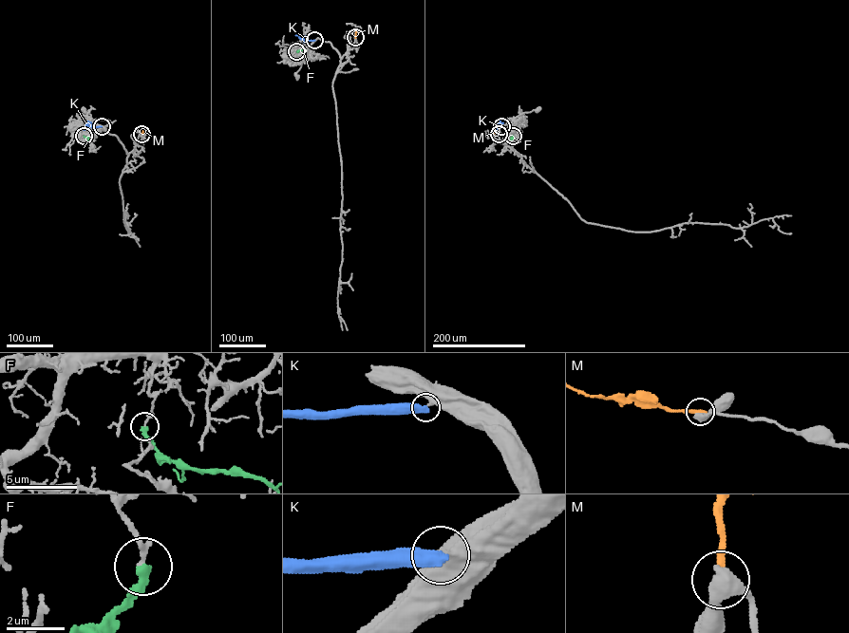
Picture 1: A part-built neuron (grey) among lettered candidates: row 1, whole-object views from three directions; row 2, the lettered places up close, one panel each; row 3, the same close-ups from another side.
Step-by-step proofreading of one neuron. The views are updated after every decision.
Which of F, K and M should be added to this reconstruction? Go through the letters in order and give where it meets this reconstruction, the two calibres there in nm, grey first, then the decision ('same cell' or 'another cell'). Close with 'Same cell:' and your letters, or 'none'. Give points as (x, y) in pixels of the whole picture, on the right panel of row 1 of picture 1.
F: contact (513, 136); calibres 190 and 320 nm; another cell
K: contact (501, 126); calibres 550 and 500 nm; another cell
M: contact (499, 134); calibres 440 and 280 nm; another cell
Same cell: none

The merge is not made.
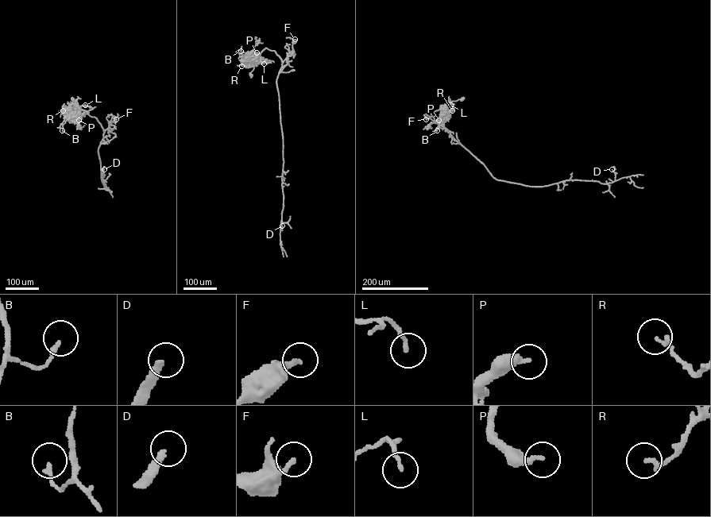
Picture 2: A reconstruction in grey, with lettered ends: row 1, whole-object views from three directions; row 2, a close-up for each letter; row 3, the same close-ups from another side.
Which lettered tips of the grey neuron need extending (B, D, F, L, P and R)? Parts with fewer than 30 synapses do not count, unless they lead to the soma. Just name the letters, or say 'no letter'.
D, P

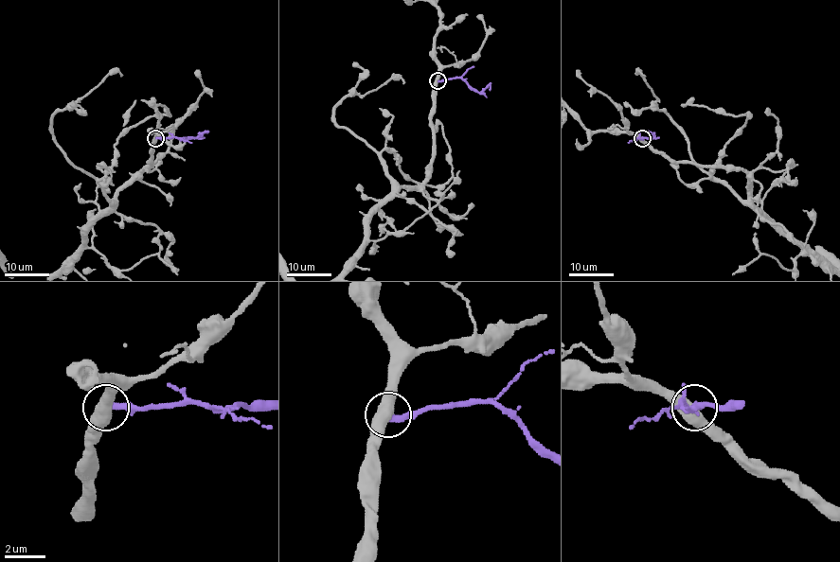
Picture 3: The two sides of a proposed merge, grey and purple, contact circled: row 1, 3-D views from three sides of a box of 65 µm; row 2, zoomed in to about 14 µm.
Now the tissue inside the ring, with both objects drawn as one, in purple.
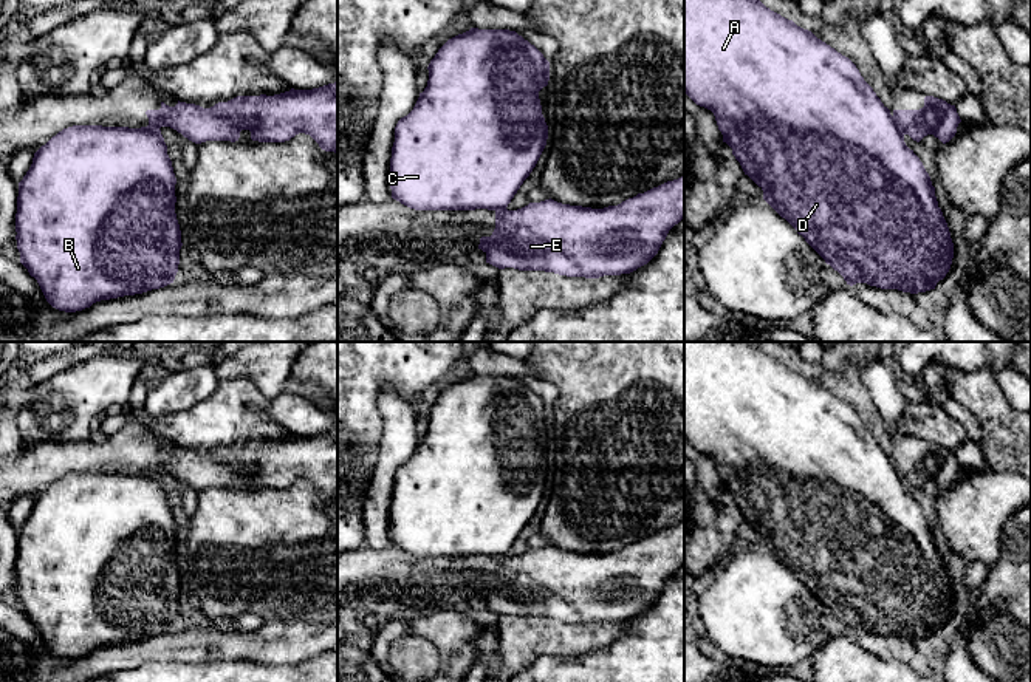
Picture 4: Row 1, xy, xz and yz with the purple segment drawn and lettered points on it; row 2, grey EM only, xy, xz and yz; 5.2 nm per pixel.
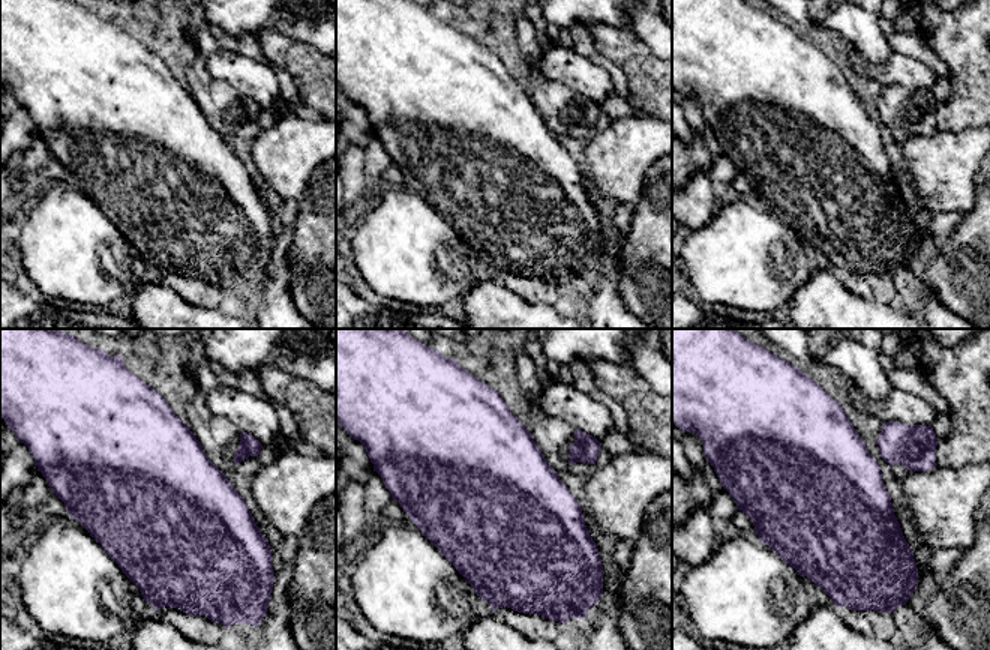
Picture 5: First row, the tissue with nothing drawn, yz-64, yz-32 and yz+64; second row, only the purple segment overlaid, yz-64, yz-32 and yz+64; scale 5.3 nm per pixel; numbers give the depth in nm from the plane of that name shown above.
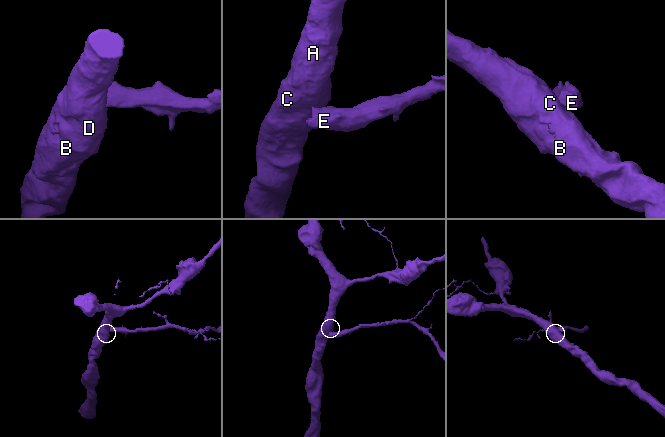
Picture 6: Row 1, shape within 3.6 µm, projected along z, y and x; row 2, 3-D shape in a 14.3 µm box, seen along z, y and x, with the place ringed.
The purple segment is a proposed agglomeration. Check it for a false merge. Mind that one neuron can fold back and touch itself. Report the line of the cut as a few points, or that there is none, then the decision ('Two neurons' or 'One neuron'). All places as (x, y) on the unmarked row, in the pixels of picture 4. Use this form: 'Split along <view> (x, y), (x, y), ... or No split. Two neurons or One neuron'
Split along yz (892, 463), (903, 481). Two neurons

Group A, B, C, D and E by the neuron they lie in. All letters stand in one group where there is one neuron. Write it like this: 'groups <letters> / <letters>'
groups A B C D / E

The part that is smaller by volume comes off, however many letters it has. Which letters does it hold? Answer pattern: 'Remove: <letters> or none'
Remove: E

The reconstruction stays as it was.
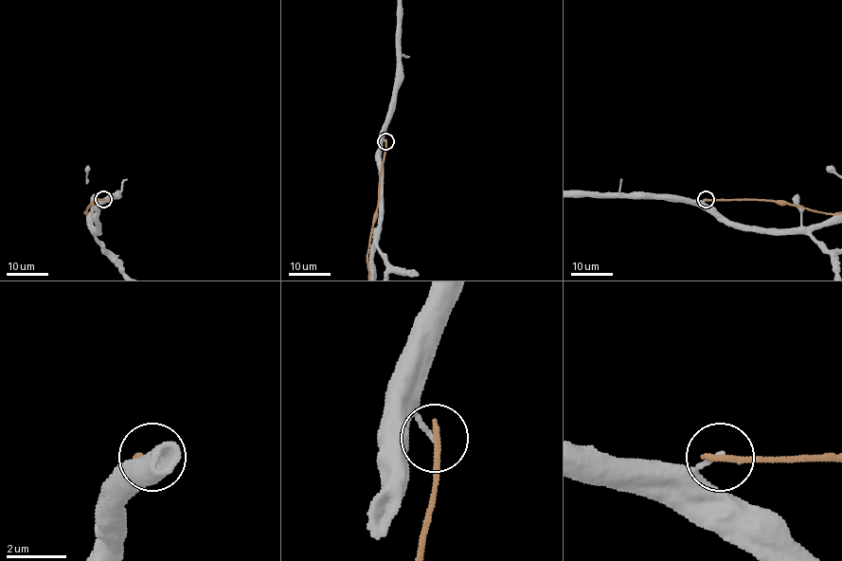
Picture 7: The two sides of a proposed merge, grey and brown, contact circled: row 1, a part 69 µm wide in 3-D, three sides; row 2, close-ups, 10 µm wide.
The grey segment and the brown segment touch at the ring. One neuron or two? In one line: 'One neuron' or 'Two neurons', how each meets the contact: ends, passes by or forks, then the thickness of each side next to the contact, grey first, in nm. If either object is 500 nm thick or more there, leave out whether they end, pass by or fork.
Two neurons. At the ring grey ends. At the ring brown ends. Thickness 150 nm (grey) against 240 nm

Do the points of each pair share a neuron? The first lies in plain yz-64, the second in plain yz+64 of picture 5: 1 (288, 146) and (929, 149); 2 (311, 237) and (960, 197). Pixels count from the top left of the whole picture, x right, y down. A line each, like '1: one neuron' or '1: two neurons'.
1: one neuron
2: two neurons

